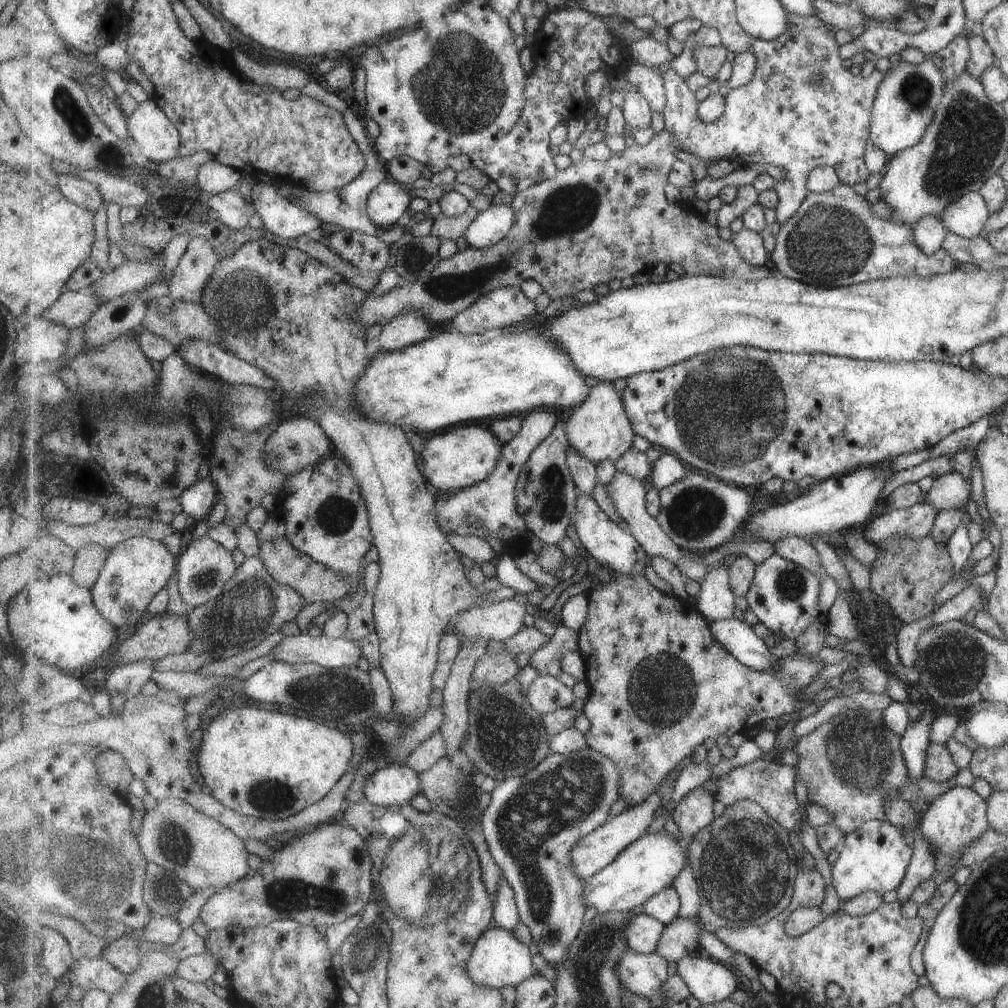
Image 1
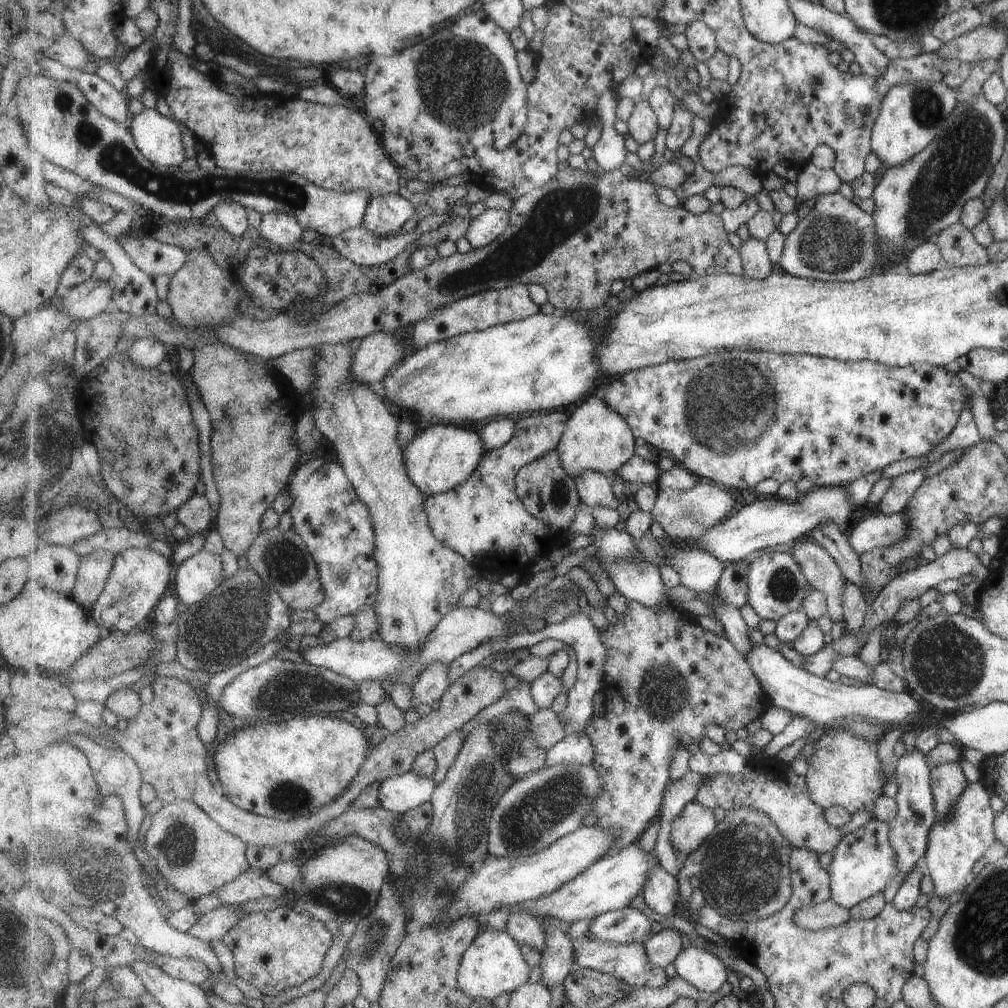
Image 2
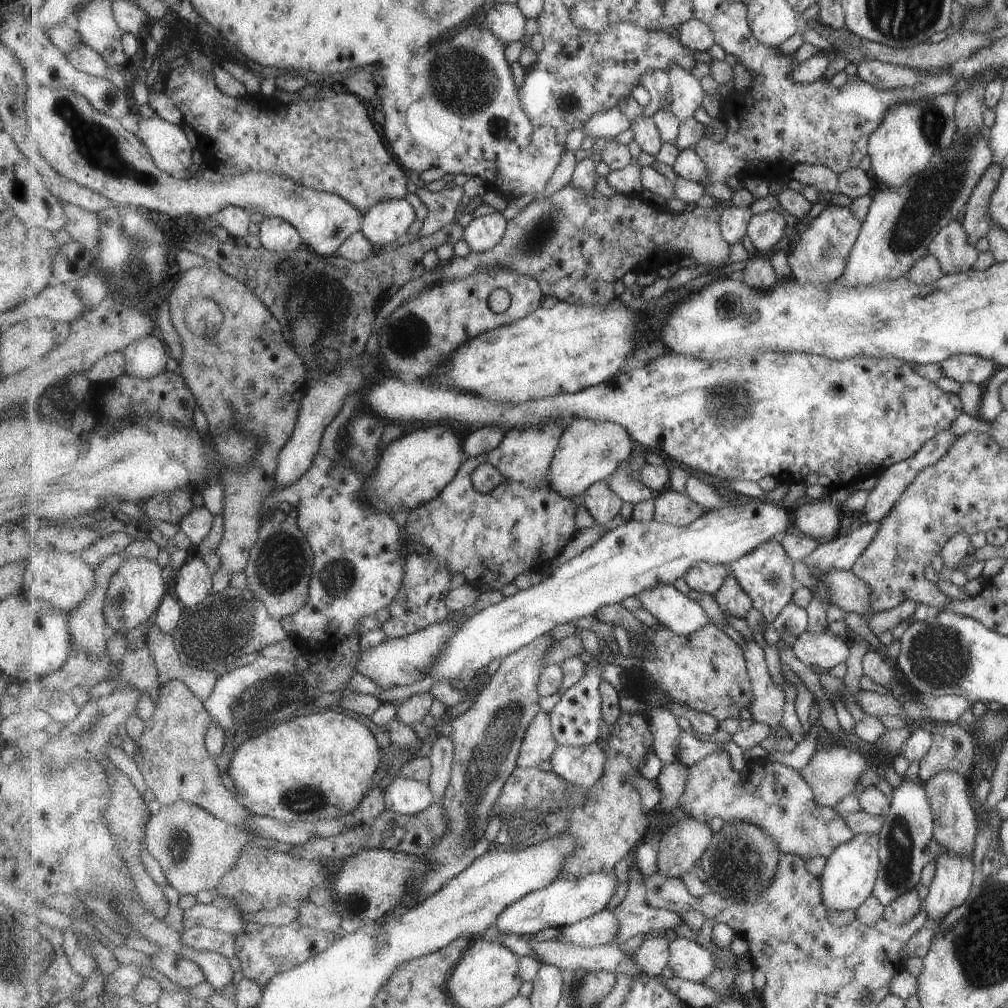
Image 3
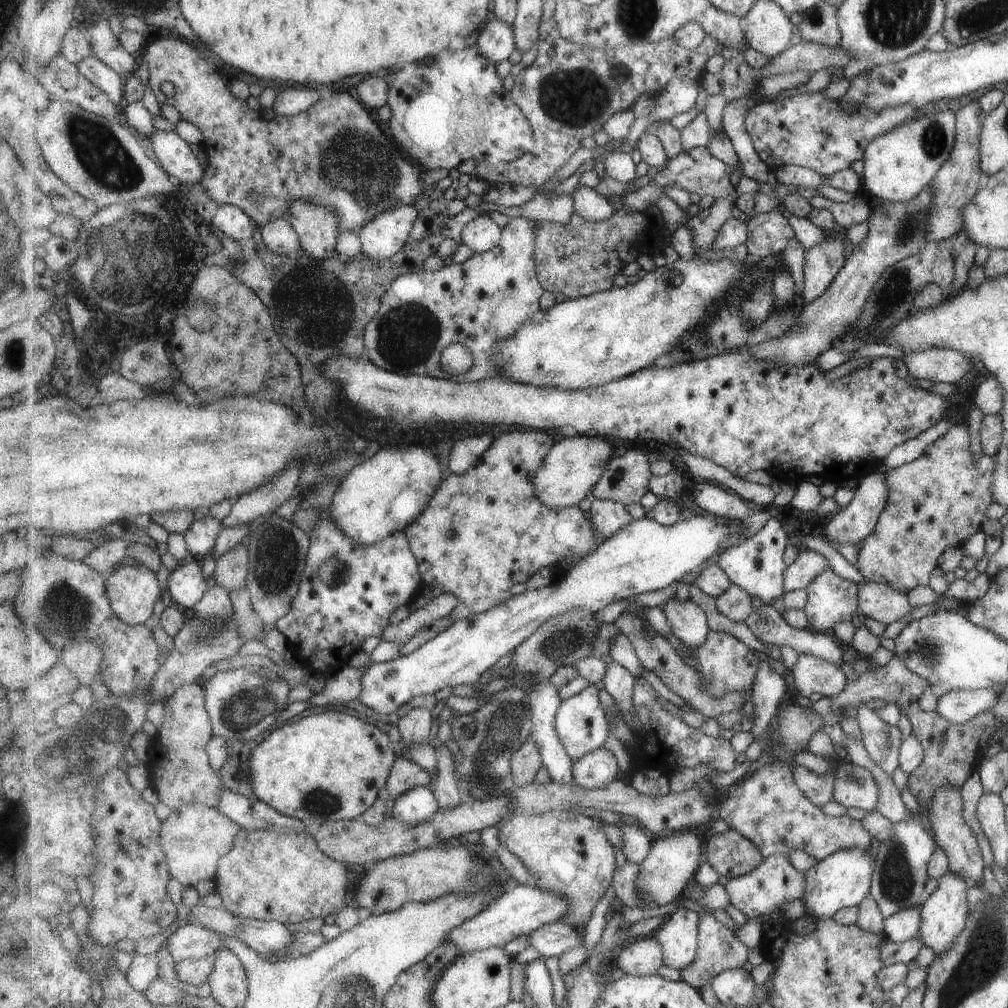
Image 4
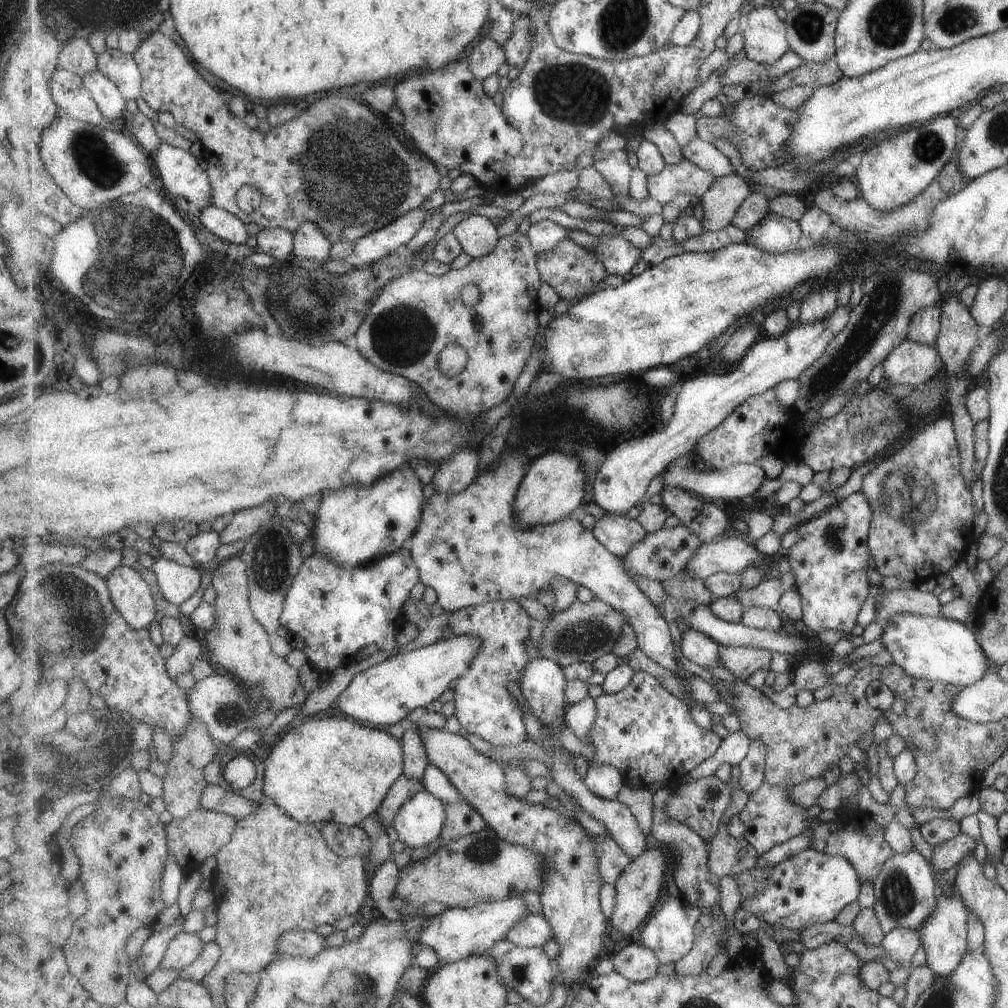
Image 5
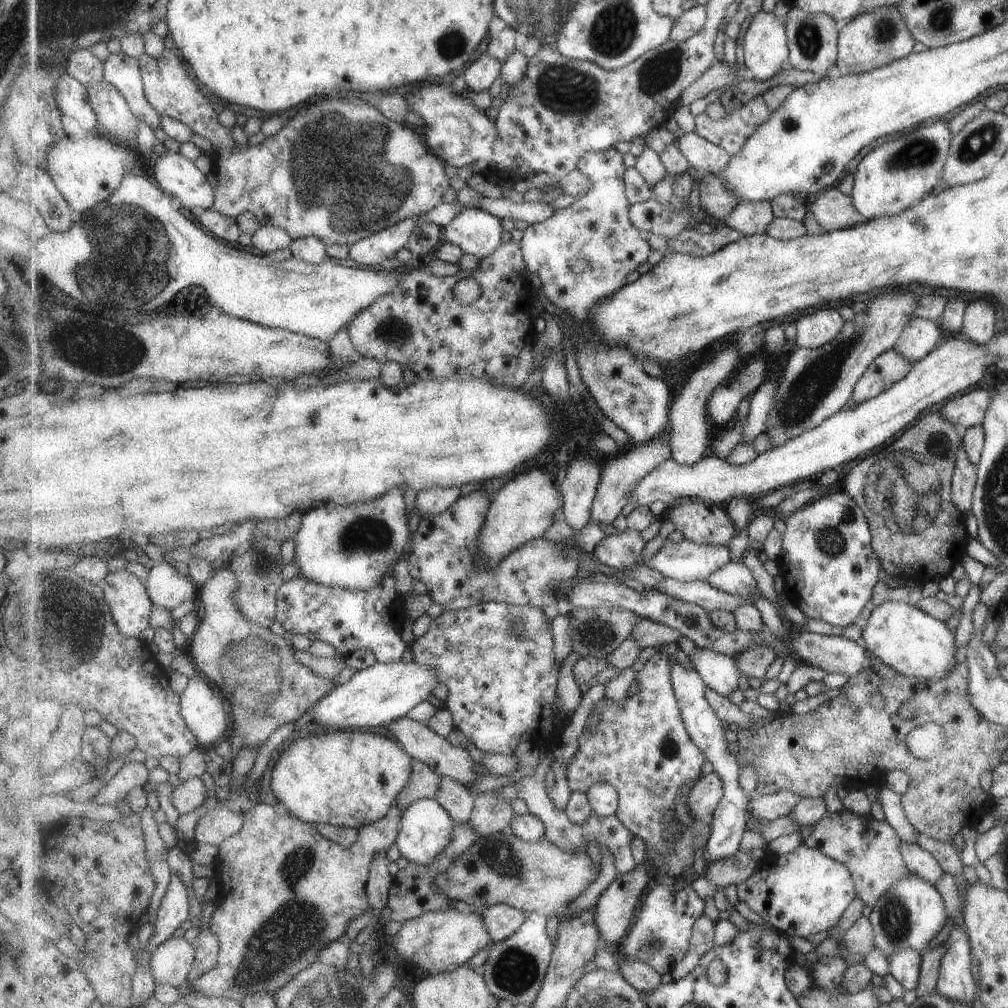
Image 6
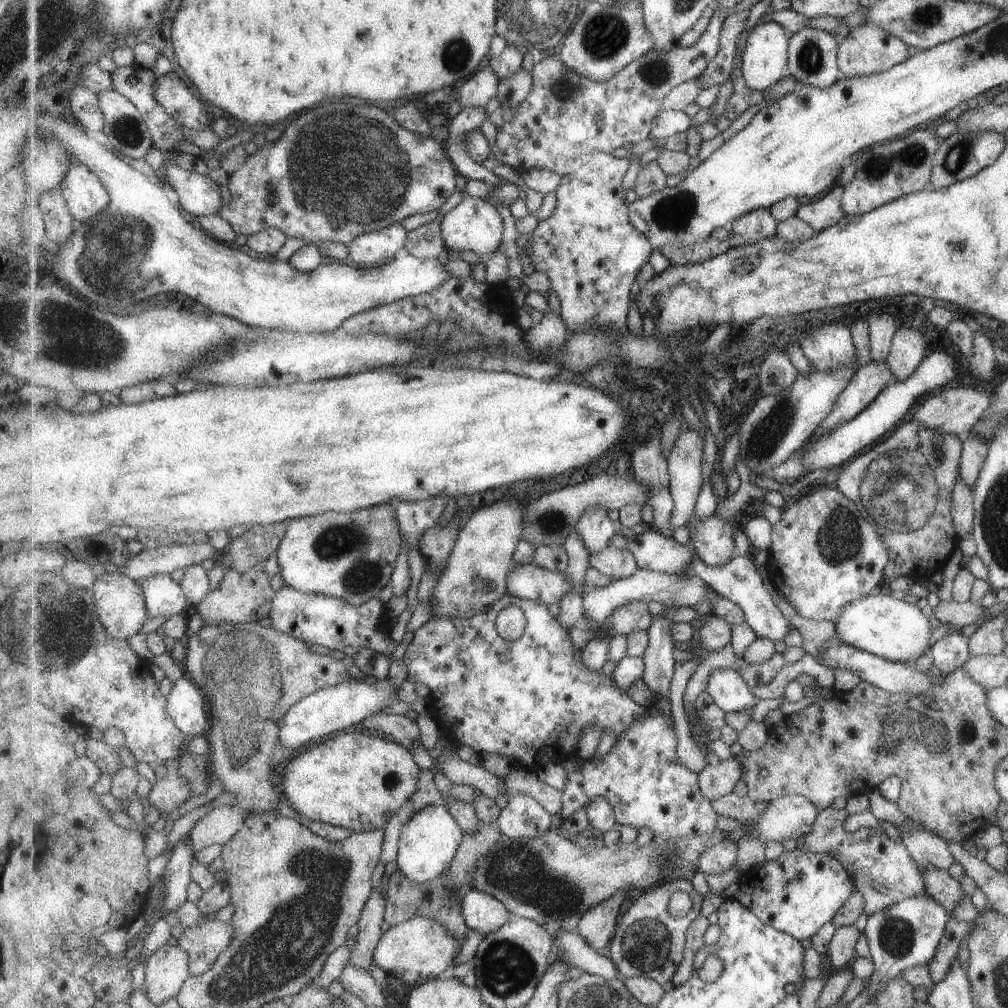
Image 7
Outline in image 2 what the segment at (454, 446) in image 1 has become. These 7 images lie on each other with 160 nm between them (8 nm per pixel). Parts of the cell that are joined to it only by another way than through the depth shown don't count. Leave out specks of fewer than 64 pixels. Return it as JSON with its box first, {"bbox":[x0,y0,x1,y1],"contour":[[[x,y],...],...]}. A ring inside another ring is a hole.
{"bbox":[404,424,486,496],"contour":[[[433,424],[409,442],[404,448],[407,472],[426,496],[441,494],[462,485],[486,456],[480,433],[448,424]]]}

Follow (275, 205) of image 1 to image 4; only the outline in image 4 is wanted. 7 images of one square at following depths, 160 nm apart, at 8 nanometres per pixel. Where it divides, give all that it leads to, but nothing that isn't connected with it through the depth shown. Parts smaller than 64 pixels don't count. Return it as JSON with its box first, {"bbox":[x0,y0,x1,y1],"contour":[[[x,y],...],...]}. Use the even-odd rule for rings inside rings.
{"bbox":[259,218,302,255],"contour":[[[288,218],[272,220],[259,230],[265,246],[278,255],[289,254],[302,246],[298,232]]]}

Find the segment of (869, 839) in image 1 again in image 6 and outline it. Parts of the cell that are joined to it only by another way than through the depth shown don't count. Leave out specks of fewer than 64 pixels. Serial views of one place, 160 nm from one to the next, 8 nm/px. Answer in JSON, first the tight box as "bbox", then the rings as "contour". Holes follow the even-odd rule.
{"bbox":[738,843,856,937],"contour":[[[803,843],[789,854],[777,856],[769,866],[756,870],[751,877],[738,887],[738,900],[743,901],[753,912],[759,914],[765,923],[785,932],[789,937],[801,937],[825,932],[831,929],[842,917],[846,908],[856,898],[854,884],[847,868],[842,863],[825,856],[821,850],[810,848]]]}

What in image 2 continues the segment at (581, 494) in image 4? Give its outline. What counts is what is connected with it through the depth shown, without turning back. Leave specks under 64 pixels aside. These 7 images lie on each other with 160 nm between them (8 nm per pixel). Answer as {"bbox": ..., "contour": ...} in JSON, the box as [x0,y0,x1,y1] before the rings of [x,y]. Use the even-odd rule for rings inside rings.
{"bbox":[557,392,639,477],"contour":[[[600,392],[591,395],[569,416],[566,433],[557,450],[564,469],[573,477],[583,471],[597,471],[609,475],[617,474],[620,468],[635,456],[635,446],[639,443],[626,418],[613,410]]]}

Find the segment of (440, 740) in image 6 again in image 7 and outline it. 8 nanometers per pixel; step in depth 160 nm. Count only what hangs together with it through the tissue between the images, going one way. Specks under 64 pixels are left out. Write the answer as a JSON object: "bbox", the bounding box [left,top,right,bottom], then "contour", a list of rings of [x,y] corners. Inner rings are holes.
{"bbox":[359,714,422,751],"contour":[[[373,714],[370,718],[365,718],[359,726],[363,726],[364,730],[371,730],[375,734],[383,732],[387,736],[392,736],[394,741],[409,748],[409,751],[411,751],[411,746],[415,746],[415,742],[422,744],[422,732],[417,722],[404,715]]]}

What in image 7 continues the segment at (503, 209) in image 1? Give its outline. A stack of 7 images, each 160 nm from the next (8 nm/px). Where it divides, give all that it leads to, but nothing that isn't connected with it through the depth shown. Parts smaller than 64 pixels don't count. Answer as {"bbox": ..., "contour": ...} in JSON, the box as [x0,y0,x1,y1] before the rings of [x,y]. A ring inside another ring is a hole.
{"bbox":[442,196,506,257],"contour":[[[466,196],[442,219],[442,236],[446,247],[455,252],[473,252],[487,257],[493,256],[502,246],[506,227],[499,208],[483,197]]]}

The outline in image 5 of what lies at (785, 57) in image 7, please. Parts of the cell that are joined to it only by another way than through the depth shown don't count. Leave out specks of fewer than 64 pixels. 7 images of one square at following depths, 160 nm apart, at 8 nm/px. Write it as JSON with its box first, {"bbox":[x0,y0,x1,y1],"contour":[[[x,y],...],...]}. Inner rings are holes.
{"bbox":[744,4,791,66],"contour":[[[772,4],[752,10],[748,14],[744,32],[745,54],[753,62],[771,66],[791,49],[787,24],[777,16],[777,10]]]}

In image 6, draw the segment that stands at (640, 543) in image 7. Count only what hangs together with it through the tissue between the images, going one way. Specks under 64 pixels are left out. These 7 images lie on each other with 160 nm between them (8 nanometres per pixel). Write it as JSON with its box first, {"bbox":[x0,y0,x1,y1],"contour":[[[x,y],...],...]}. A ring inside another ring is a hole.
{"bbox":[649,541,731,582],"contour":[[[666,541],[651,560],[649,568],[680,582],[707,581],[711,574],[731,562],[729,546],[701,546],[690,541]]]}

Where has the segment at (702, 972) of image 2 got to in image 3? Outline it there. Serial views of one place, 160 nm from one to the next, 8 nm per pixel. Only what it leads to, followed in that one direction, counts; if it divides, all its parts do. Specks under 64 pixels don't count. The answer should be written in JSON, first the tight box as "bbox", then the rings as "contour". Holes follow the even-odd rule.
{"bbox":[668,933,717,983],"contour":[[[674,933],[670,934],[670,941],[671,957],[668,967],[674,976],[687,981],[706,983],[717,965],[713,952],[701,943]]]}

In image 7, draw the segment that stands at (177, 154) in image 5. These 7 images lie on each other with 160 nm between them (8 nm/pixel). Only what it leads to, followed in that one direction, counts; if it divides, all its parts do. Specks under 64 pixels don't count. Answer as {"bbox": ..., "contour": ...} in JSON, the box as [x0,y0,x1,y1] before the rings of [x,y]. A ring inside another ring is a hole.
{"bbox":[167,163,225,218],"contour":[[[167,163],[167,180],[172,189],[179,190],[180,206],[197,218],[218,214],[223,210],[225,201],[219,184],[213,182],[209,176],[201,176],[197,172],[183,170],[176,163]]]}

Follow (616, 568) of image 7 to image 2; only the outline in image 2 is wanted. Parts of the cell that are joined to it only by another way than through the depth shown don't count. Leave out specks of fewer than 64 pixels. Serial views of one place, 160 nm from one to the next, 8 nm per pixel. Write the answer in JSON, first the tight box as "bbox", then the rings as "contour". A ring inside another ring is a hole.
{"bbox":[574,471,619,508],"contour":[[[583,471],[574,477],[580,492],[583,505],[589,508],[605,506],[607,508],[619,508],[619,499],[615,496],[612,482],[608,475],[597,471]]]}

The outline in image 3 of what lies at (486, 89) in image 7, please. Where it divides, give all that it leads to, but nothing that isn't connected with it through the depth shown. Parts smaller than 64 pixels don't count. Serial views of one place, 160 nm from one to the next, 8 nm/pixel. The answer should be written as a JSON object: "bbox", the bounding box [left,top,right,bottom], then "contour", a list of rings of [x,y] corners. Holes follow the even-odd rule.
{"bbox":[485,3,526,46],"contour":[[[496,3],[488,11],[485,25],[506,46],[523,40],[525,36],[526,15],[523,14],[518,4]]]}

